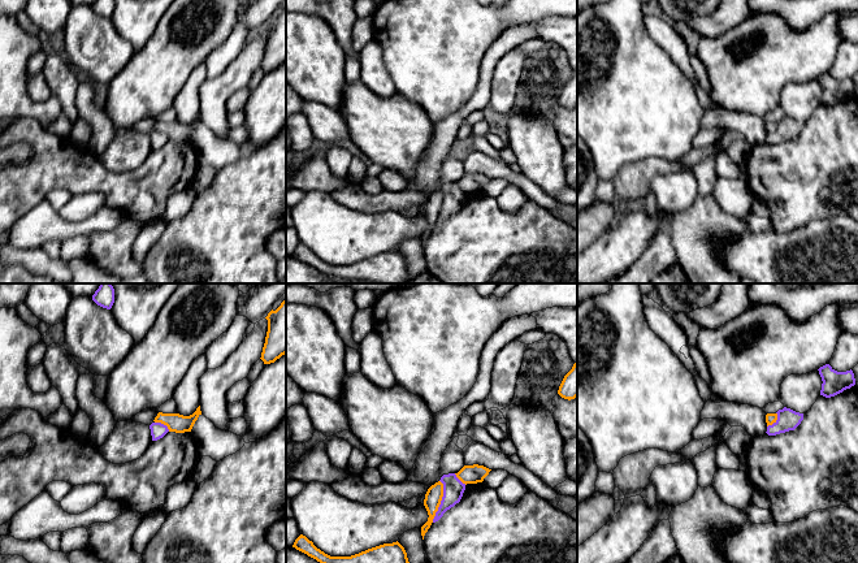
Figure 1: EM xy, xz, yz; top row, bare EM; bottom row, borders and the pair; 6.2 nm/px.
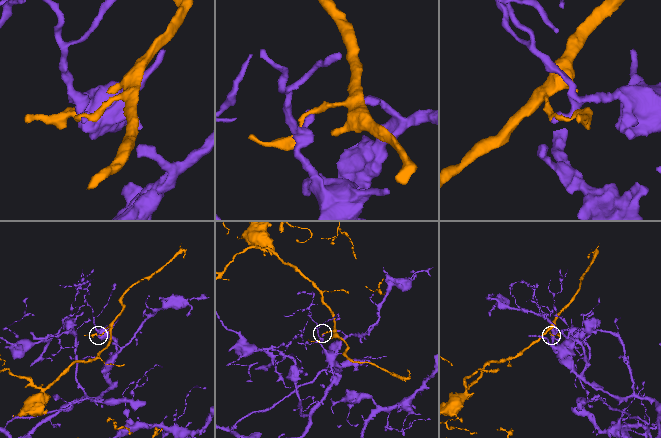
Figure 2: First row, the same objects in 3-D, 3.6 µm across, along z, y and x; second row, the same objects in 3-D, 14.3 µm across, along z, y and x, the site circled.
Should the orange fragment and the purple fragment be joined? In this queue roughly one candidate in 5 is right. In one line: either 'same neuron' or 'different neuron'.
different neuron

